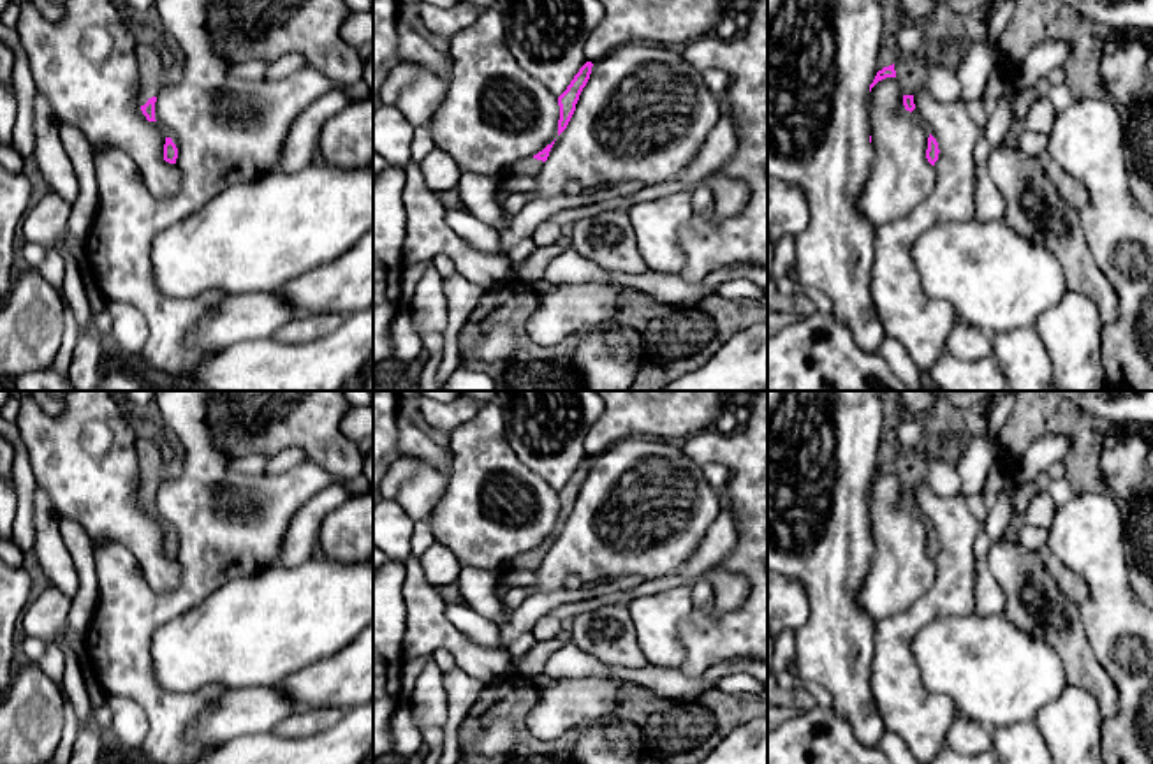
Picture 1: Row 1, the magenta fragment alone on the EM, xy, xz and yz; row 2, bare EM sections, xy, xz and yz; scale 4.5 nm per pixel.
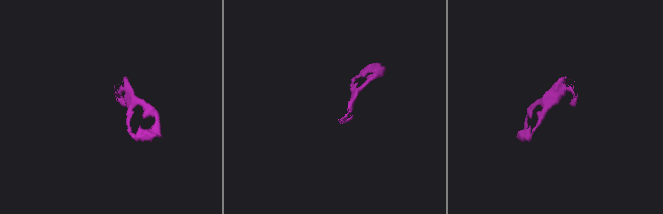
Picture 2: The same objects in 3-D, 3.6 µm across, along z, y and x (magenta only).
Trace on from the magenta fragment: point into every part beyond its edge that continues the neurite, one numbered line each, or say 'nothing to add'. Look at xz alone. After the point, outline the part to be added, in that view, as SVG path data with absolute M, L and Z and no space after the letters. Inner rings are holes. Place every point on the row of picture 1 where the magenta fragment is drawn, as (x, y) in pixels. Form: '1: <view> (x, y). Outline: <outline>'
1: xz (530, 166). Outline: M533 157L523 158L512 165L509 165L503 173L502 178L518 178L518 176L528 176L528 178L537 178L537 174L542 171L544 162L537 160Z

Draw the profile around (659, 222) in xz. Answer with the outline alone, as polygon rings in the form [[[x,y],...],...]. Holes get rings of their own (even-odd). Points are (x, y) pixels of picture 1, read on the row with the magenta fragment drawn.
[[[676,192],[627,209],[635,243],[650,271],[679,273],[685,264],[681,229],[694,215],[692,192]]]

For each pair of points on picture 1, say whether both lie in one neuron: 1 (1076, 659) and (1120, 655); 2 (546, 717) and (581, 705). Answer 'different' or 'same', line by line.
1: different
2: same

